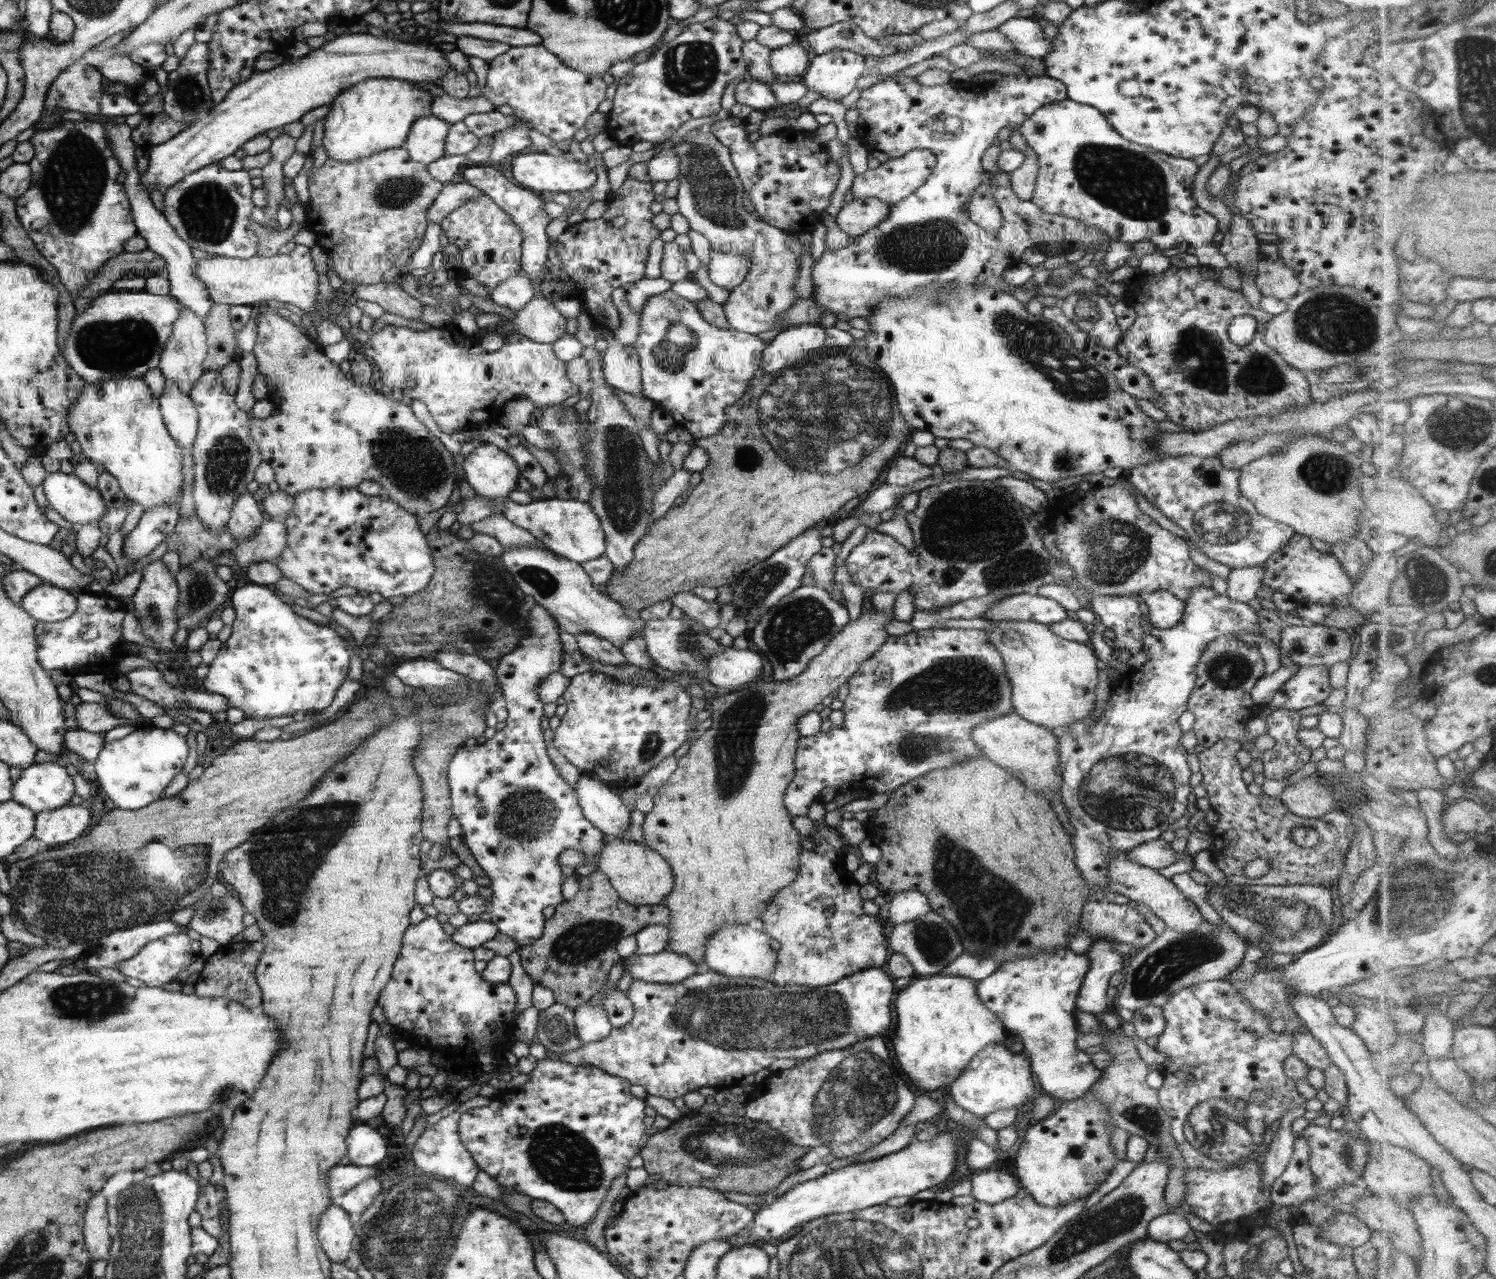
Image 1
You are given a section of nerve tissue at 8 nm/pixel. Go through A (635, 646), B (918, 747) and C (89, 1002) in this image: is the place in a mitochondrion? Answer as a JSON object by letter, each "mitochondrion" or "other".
{"A":"other","B":"mitochondrion","C":"mitochondrion"}

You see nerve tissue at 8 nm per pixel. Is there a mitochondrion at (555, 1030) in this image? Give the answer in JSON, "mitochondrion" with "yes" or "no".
{"mitochondrion":"yes"}

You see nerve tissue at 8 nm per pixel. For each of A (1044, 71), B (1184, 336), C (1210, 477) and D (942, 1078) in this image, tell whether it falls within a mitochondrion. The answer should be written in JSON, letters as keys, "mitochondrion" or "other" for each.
{"A":"other","B":"mitochondrion","C":"mitochondrion","D":"other"}

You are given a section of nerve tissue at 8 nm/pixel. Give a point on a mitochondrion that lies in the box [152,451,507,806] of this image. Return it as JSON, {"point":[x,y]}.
{"point":[200,589]}

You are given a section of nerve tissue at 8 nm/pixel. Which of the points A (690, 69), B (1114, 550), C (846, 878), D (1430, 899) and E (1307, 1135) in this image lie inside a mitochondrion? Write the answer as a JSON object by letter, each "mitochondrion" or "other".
{"A":"mitochondrion","B":"mitochondrion","C":"other","D":"mitochondrion","E":"other"}

